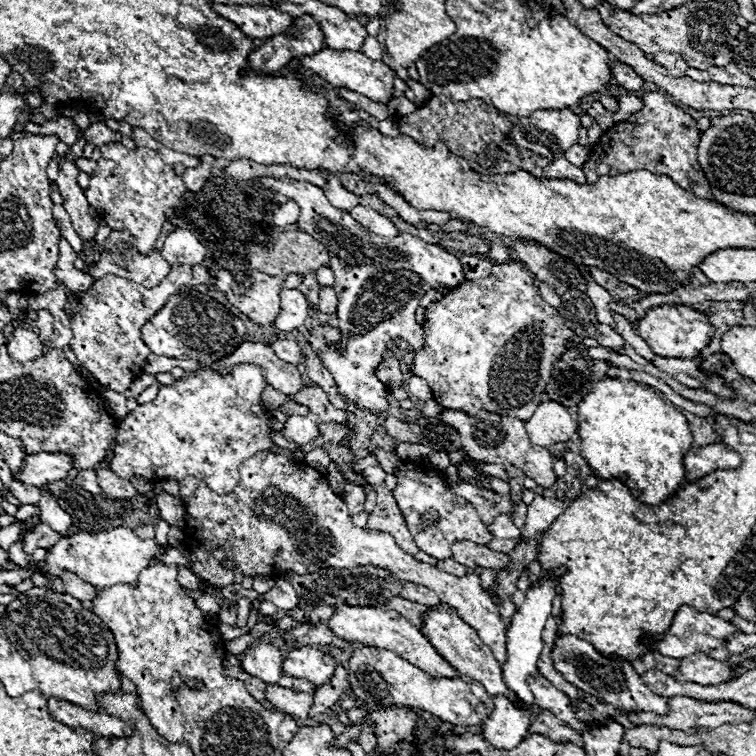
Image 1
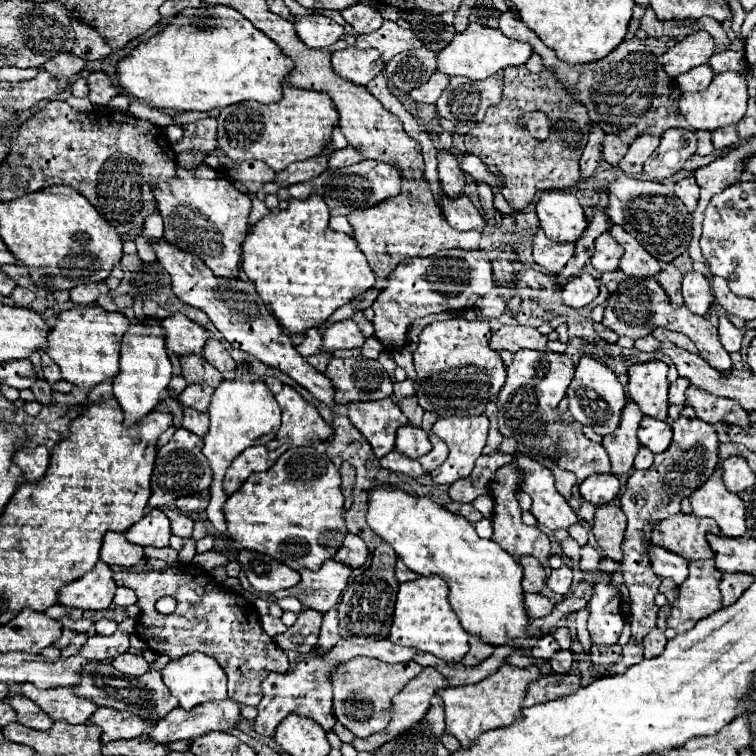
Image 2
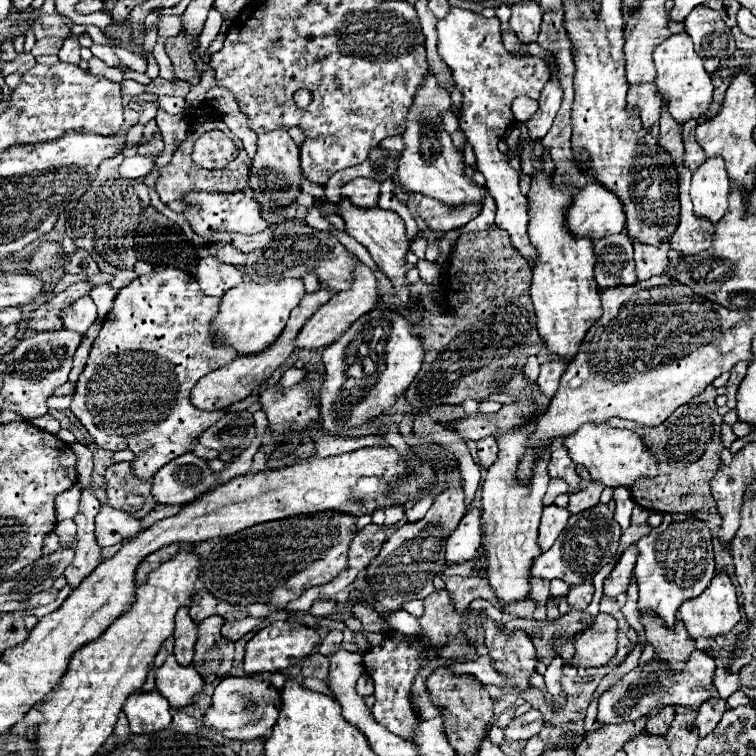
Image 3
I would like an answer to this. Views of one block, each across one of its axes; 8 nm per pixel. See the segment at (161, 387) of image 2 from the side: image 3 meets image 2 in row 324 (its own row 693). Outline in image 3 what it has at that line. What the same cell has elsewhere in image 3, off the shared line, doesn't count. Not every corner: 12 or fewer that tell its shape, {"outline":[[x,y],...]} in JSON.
{"outline":[[156,690],[130,694],[122,710],[134,734],[168,728]]}

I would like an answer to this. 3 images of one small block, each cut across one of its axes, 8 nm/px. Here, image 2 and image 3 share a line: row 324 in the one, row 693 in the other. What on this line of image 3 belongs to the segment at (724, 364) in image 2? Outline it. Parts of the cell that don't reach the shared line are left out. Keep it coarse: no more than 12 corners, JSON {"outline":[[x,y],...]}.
{"outline":[[696,650],[682,676],[650,662],[598,700],[596,722],[622,724],[654,708],[700,708],[716,662]]}

